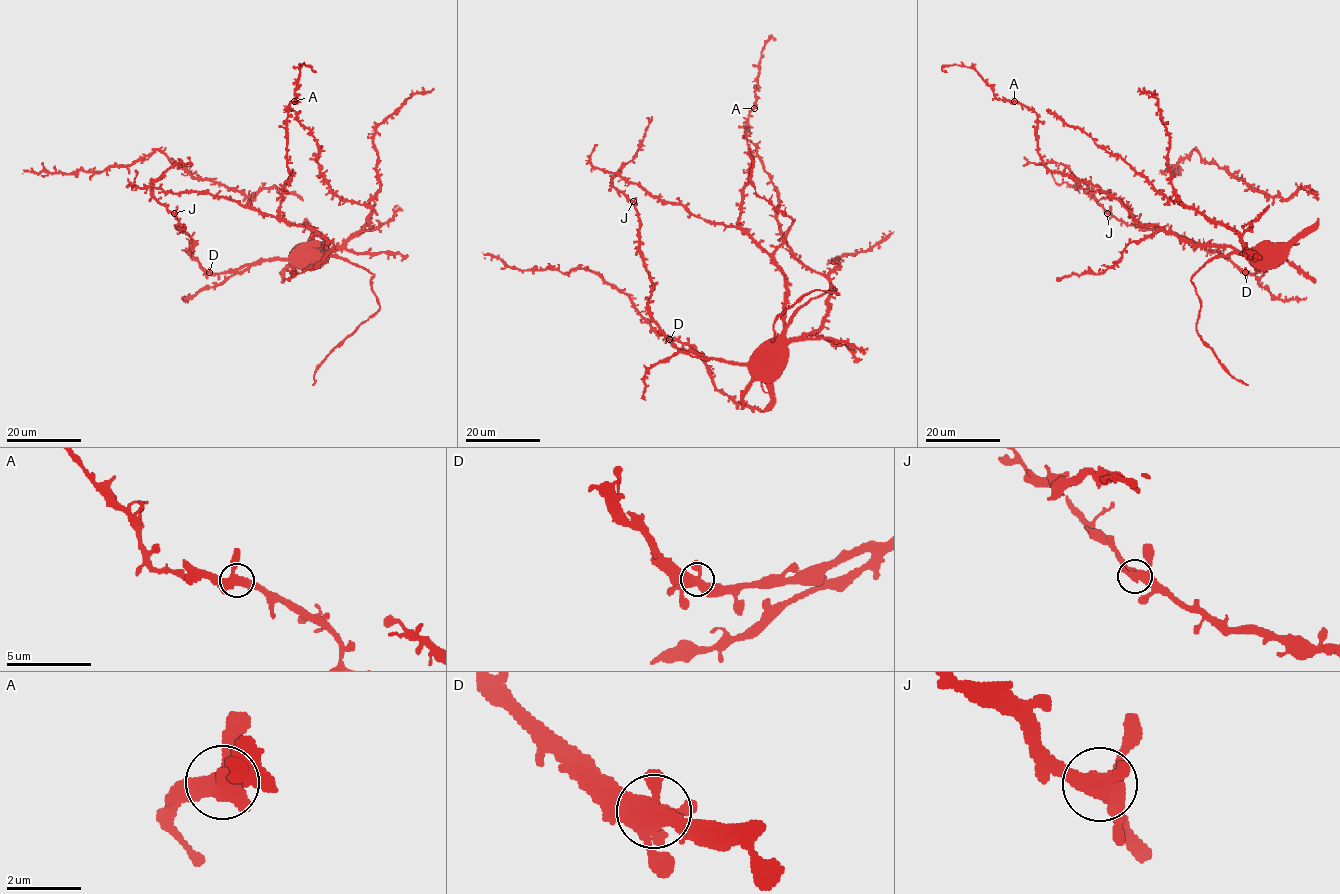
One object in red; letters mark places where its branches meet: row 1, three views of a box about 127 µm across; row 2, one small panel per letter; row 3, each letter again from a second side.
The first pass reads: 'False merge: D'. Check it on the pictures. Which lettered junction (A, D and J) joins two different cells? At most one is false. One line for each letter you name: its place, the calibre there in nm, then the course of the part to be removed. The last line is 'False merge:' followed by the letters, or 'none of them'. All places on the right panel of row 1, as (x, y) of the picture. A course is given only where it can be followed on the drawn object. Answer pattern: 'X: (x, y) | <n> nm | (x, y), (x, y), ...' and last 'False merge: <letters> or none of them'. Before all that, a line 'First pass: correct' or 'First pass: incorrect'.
First pass: incorrect
False merge: none of them

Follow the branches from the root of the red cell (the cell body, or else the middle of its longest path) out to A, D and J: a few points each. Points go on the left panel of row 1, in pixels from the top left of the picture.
A: (306, 250), (322, 251), (326, 243), (280, 217), (282, 189), (293, 175), (287, 113), (295, 101)
D: (306, 250), (298, 250), (287, 260), (265, 260), (222, 273), (209, 272)
J: (306, 250), (287, 260), (265, 260), (208, 273), (189, 251), (192, 239), (179, 229), (174, 213)

